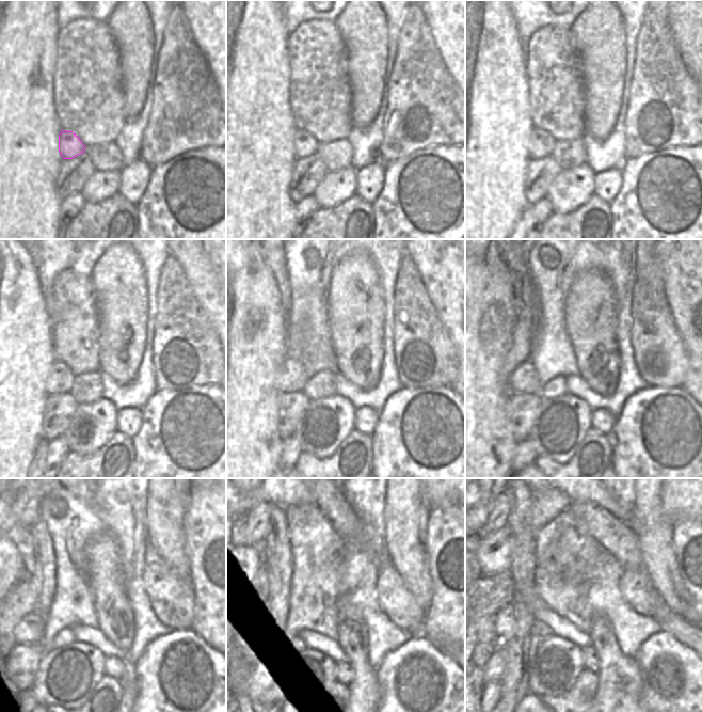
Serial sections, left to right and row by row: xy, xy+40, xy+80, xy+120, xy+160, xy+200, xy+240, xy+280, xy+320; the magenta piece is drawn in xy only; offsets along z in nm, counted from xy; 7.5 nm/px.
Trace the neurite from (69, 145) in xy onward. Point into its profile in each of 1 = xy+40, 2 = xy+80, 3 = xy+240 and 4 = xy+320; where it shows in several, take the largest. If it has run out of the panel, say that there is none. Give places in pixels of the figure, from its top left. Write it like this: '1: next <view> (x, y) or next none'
1: next xy+40 (305, 144)
2: next xy+80 (541, 143)
3: next xy+240 (31, 629)
4: next xy+320 (505, 626)

